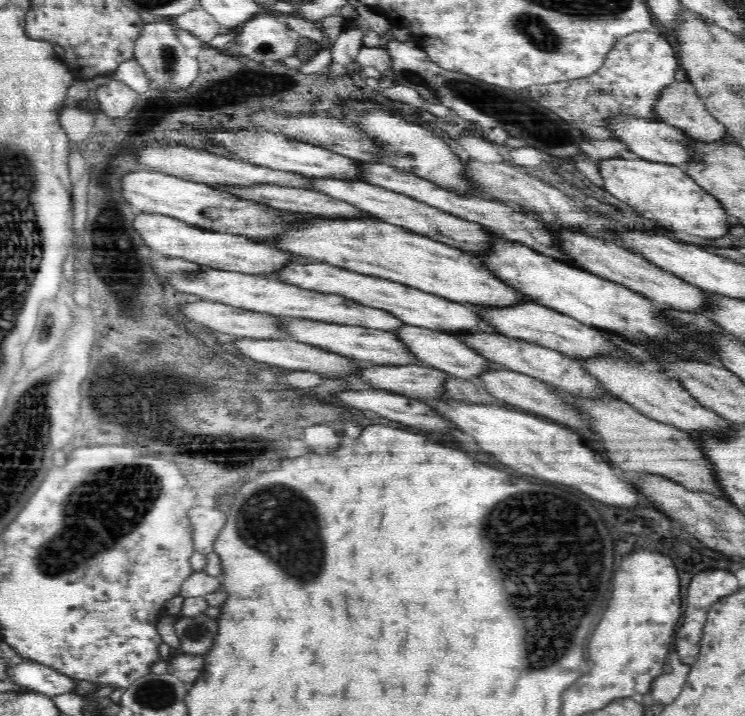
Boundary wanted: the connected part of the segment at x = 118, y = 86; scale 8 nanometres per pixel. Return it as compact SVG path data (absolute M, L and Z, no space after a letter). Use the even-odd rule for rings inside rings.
M111 80L109 84L96 90L96 100L100 103L100 110L106 116L122 118L134 108L138 93L119 80Z

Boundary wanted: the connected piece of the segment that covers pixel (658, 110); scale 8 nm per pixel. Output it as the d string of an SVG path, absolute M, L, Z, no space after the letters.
M689 80L666 86L655 103L654 113L658 120L682 129L695 140L715 142L728 139L725 124L707 111Z

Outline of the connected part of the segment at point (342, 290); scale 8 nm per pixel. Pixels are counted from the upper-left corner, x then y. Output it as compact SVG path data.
M294 260L294 262L288 262L282 270L272 272L271 278L305 288L306 290L344 296L364 306L382 309L394 314L404 324L410 326L429 328L441 333L499 333L495 332L492 325L488 325L484 320L481 320L468 304L455 303L441 296L395 283L393 280L382 280L377 275L363 275L326 263L313 262L310 264L309 262L304 263Z

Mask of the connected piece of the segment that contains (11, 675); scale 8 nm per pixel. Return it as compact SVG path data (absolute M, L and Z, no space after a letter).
M23 659L11 663L6 673L8 680L16 685L44 693L49 697L68 694L76 686L71 676L63 675L49 666Z

